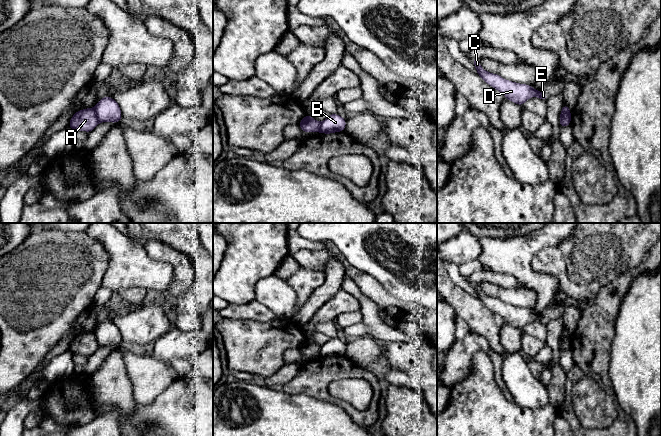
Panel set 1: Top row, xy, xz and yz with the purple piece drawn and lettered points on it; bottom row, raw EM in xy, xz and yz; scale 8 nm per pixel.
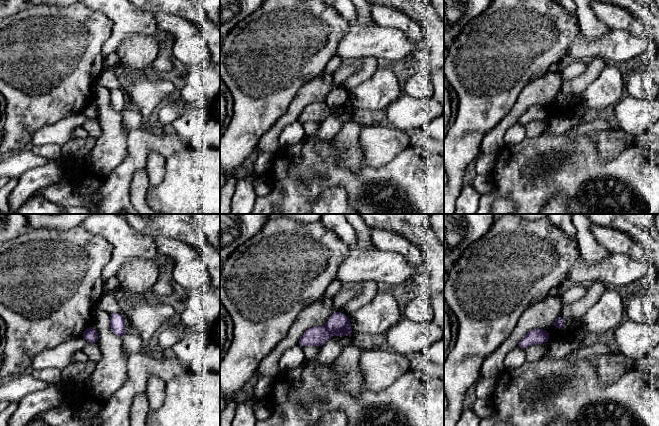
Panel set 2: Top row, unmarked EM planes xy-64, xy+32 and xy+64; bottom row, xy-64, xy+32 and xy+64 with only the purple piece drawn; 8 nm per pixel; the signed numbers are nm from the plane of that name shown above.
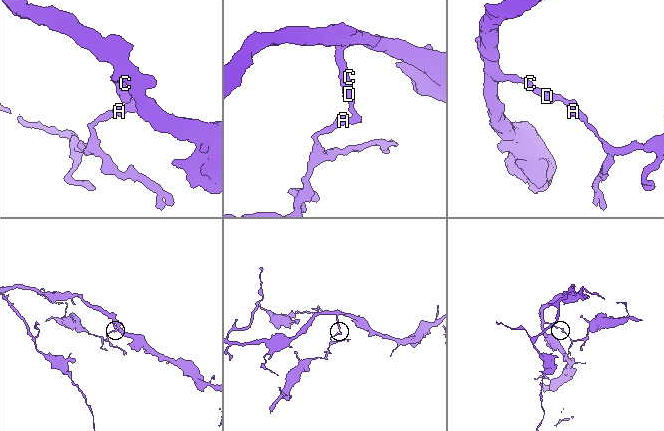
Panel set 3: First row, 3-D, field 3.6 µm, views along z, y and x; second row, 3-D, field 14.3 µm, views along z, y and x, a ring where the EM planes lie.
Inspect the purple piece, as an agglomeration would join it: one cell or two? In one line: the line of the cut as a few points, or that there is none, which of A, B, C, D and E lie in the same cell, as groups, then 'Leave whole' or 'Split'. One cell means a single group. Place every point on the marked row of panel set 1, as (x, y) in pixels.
Split along xy (93, 108), (99, 121). Groups: A / B C D E. Split

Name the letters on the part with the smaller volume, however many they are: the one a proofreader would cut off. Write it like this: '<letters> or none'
A

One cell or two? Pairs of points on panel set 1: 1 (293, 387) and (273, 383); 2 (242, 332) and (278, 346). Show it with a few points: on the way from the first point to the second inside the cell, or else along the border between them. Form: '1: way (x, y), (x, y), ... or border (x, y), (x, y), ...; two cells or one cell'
1: border (299, 369), (280, 388); two cells
2: way (251, 340), (267, 340), (269, 342); one cell

